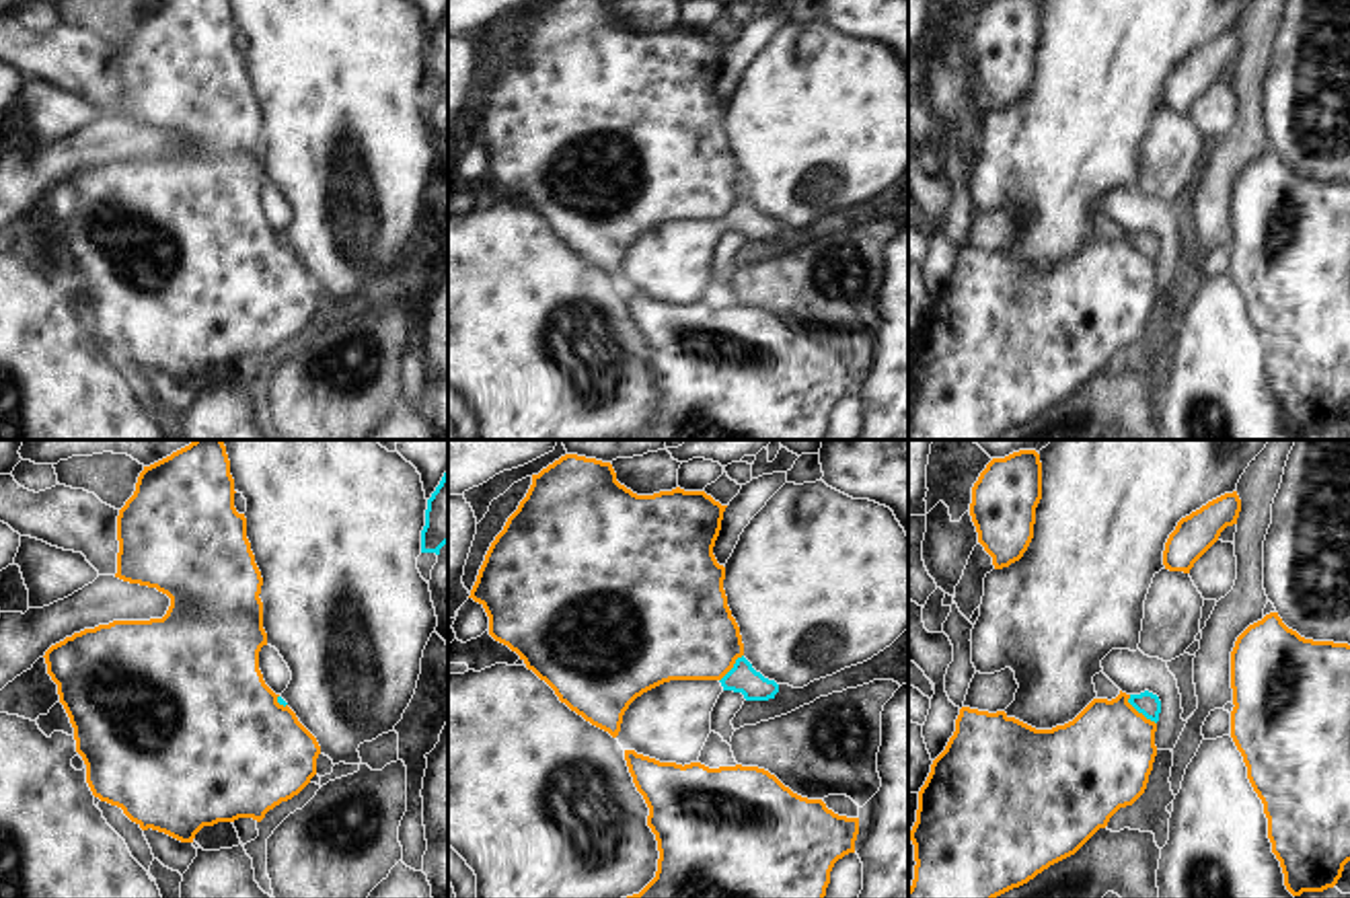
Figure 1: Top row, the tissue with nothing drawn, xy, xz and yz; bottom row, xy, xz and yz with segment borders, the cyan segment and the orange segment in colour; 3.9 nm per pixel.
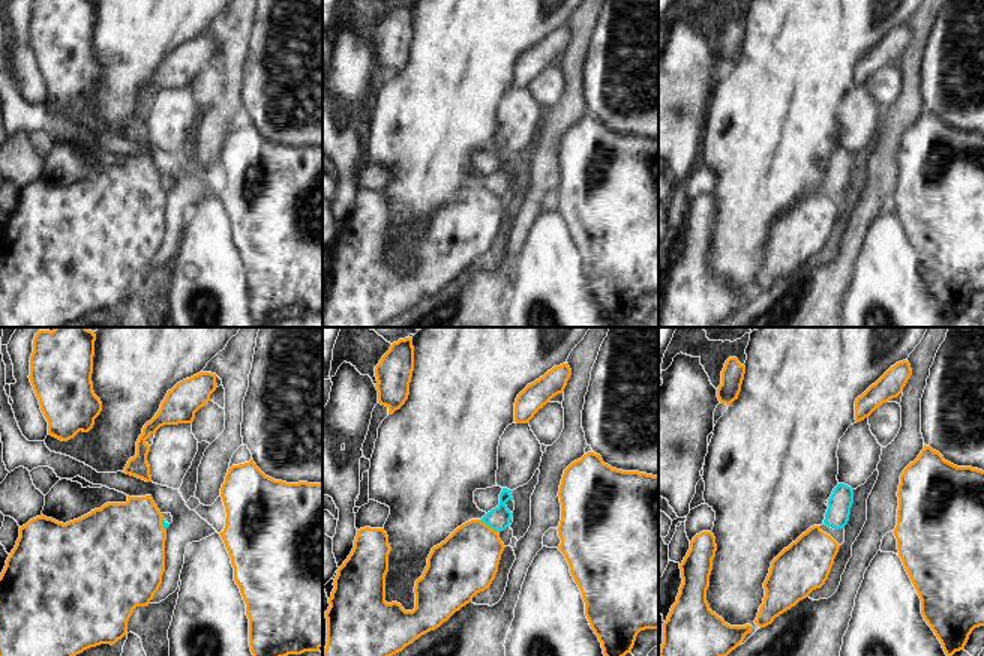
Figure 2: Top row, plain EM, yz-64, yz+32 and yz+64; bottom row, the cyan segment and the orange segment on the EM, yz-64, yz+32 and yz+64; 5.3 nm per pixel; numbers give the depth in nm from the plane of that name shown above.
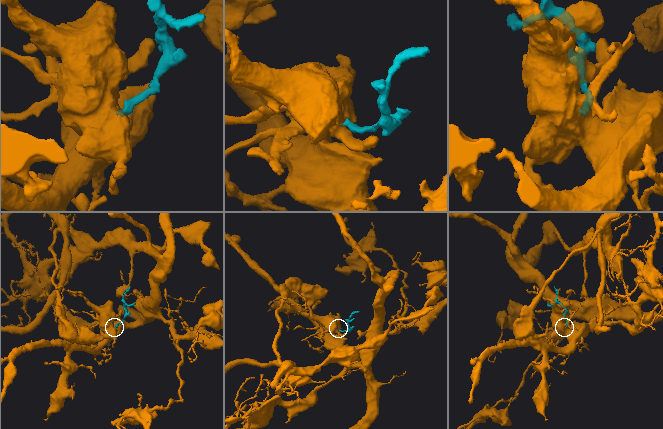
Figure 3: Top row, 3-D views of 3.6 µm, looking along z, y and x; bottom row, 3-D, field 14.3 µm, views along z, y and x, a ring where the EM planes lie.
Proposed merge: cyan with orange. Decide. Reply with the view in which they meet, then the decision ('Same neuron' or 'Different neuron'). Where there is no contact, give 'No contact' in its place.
Touches cyan in yz. Different neuron

